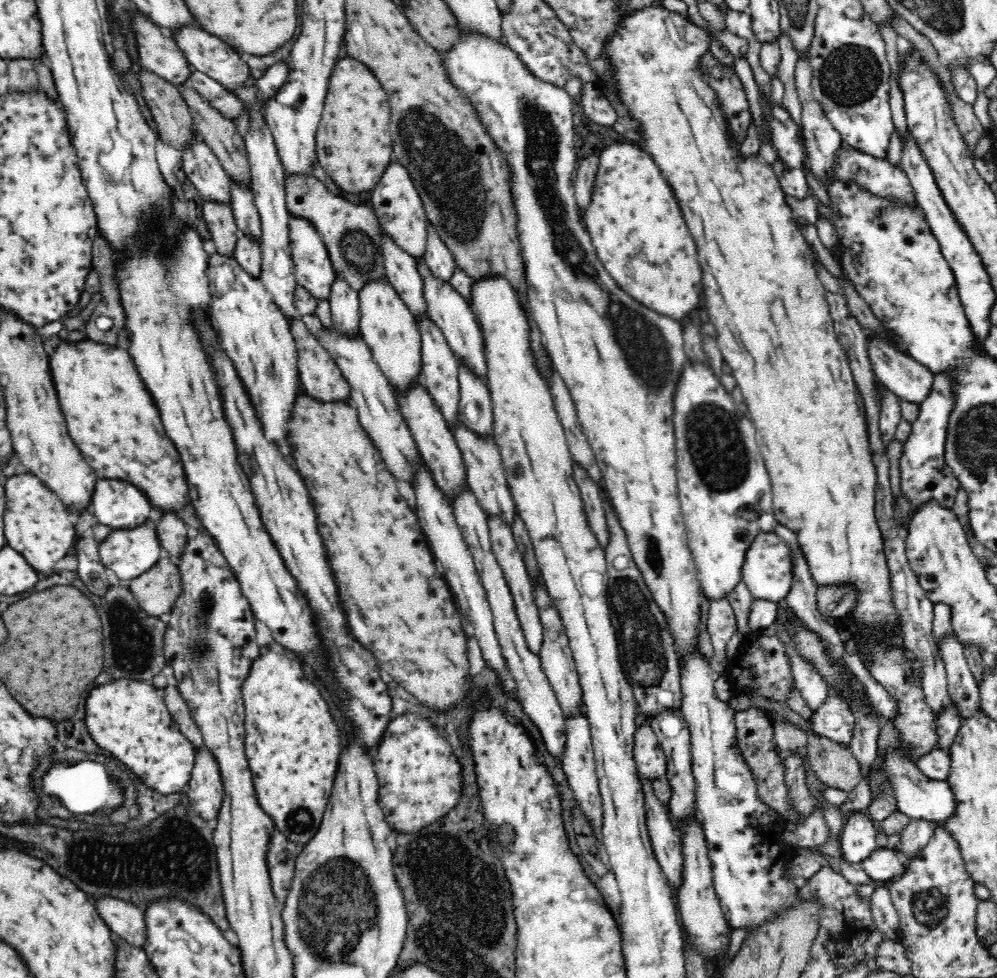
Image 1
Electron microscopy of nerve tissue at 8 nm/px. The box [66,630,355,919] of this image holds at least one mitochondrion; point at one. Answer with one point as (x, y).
(189, 865)

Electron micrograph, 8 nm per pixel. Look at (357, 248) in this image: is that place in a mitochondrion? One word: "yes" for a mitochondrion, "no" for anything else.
yes

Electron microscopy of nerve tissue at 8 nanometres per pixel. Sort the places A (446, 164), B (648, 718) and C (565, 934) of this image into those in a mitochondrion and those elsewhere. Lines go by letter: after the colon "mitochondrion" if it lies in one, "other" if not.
A: mitochondrion
B: other
C: other

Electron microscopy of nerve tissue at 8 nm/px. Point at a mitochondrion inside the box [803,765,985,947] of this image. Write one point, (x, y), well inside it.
(930, 908)

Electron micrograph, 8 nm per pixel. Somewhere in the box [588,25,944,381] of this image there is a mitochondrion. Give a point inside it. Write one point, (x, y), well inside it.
(851, 74)

